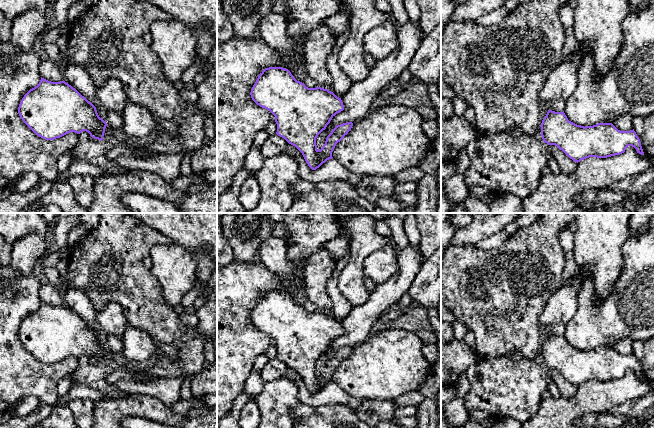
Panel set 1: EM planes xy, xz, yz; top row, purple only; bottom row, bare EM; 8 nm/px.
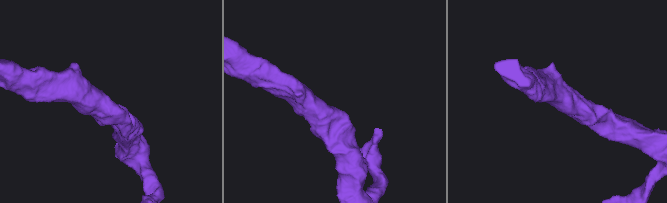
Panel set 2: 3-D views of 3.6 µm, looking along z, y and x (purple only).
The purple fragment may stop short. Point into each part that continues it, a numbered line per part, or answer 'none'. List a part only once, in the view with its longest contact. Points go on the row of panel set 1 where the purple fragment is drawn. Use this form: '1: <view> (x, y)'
none

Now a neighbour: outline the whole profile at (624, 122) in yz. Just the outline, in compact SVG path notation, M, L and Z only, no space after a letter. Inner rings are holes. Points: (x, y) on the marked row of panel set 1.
M622 114L612 124L620 131L630 131L633 130L633 118L630 114Z

